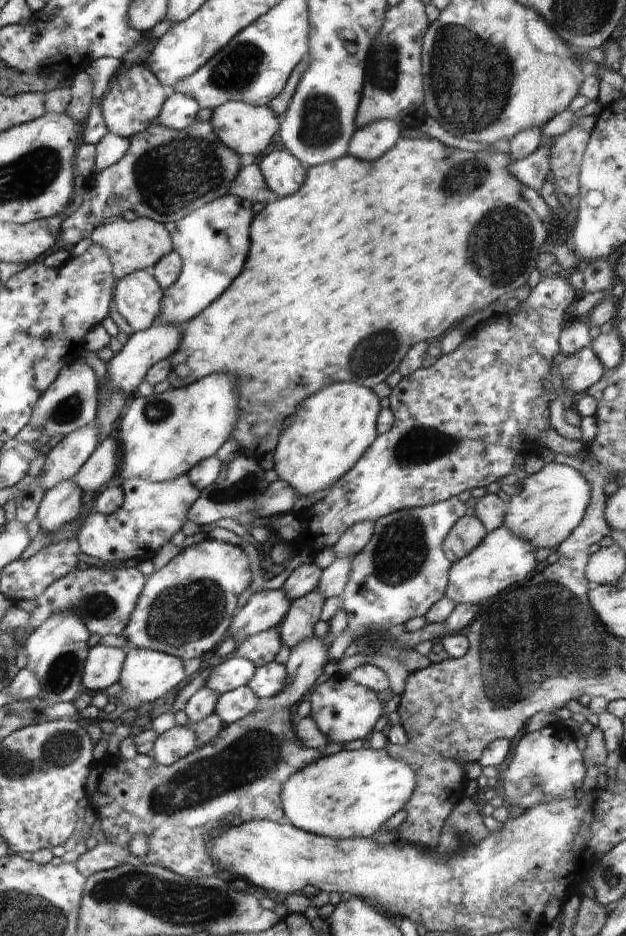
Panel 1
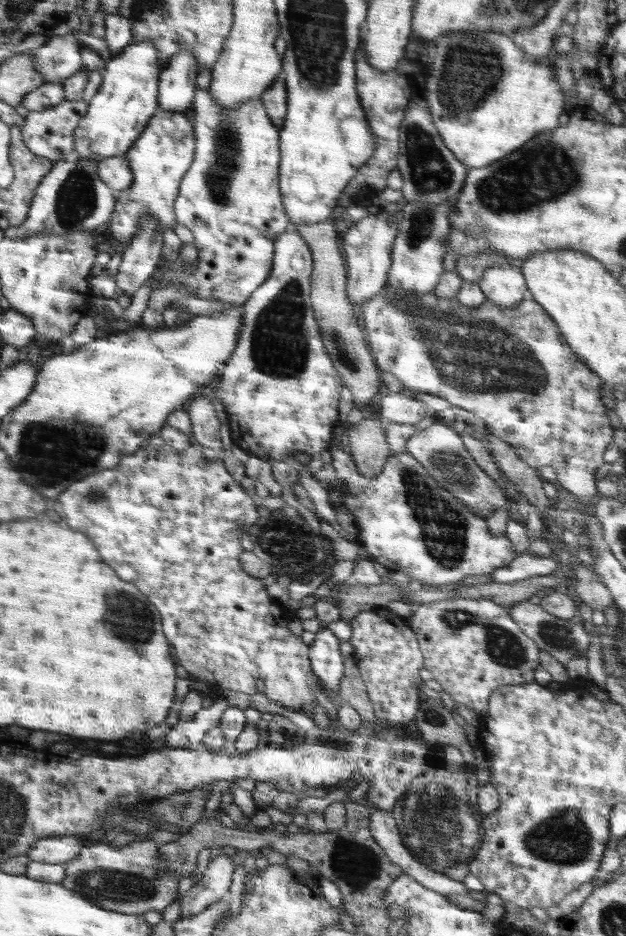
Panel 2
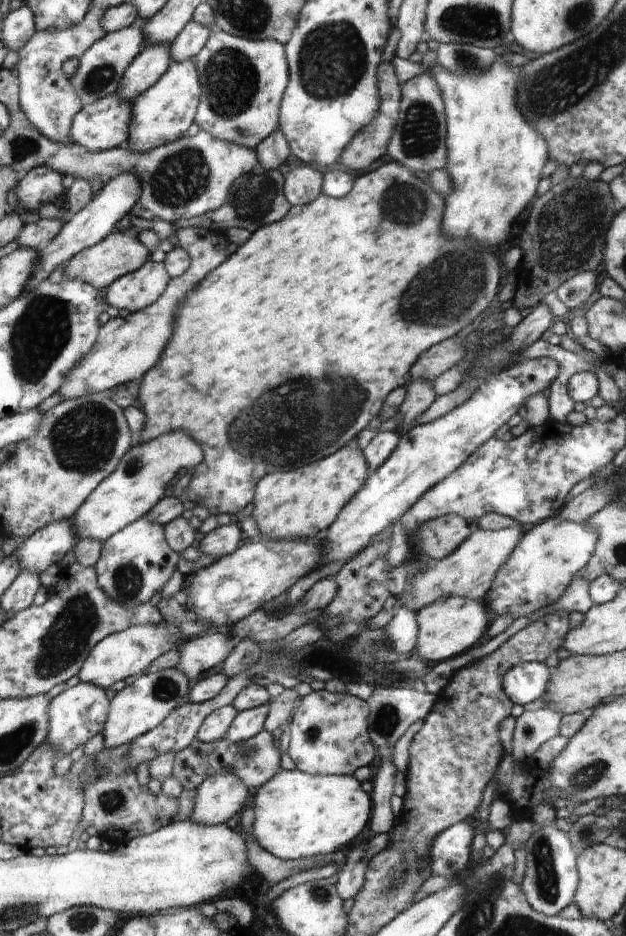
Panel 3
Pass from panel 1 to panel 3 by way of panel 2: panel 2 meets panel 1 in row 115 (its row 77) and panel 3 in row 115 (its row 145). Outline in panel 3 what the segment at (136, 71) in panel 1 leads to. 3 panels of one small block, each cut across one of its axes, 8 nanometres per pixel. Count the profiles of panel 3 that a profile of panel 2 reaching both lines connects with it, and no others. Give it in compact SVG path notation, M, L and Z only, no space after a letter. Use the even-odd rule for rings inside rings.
M113 93L100 101L84 106L73 119L72 140L74 144L88 151L108 151L126 146L129 141L129 128L133 122L133 101L123 100Z

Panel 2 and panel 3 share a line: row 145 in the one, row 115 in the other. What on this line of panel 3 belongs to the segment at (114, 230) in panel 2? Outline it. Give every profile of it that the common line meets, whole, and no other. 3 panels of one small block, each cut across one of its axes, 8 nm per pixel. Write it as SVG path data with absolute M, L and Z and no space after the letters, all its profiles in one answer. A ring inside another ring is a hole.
M195 60L172 61L165 74L133 102L133 122L129 128L128 145L138 153L149 152L186 135L195 122L201 100L201 87Z

